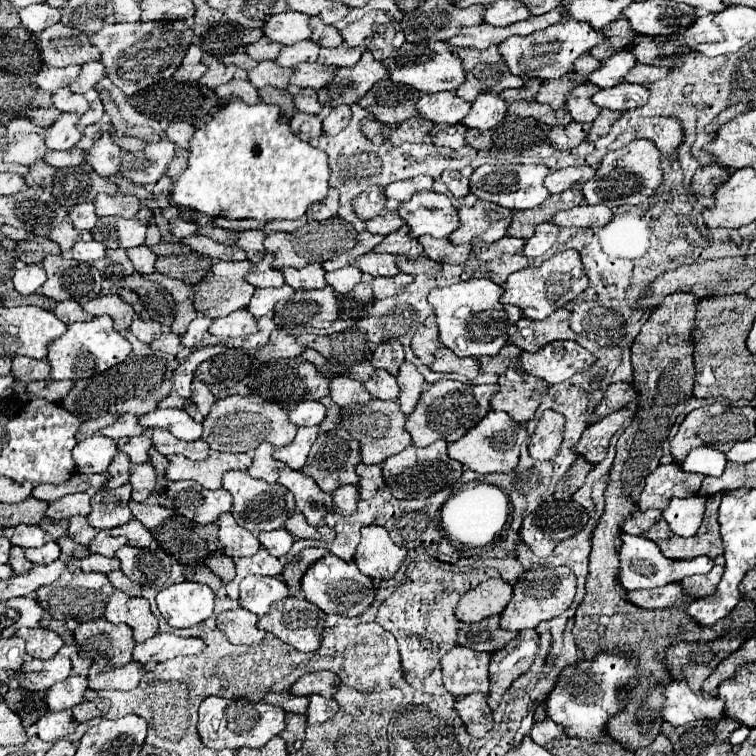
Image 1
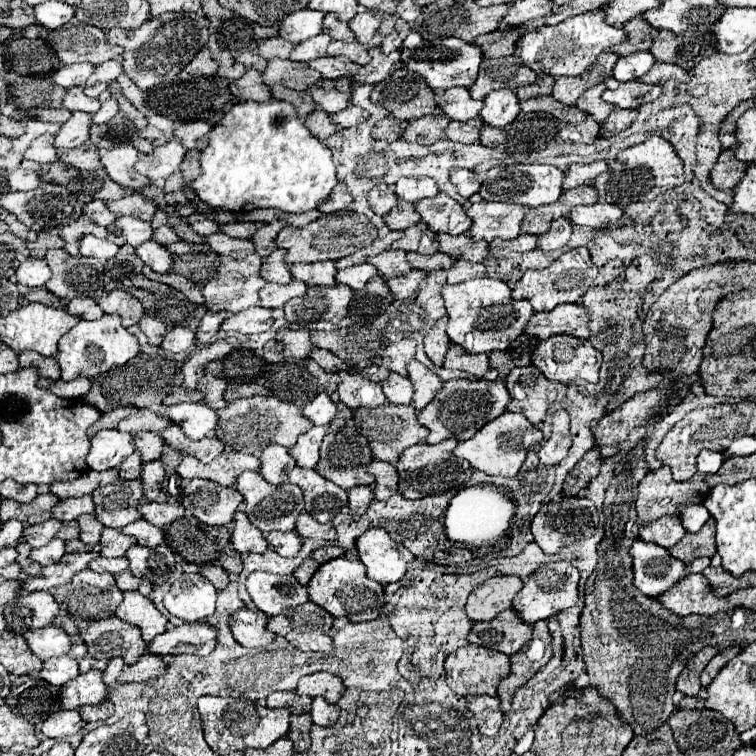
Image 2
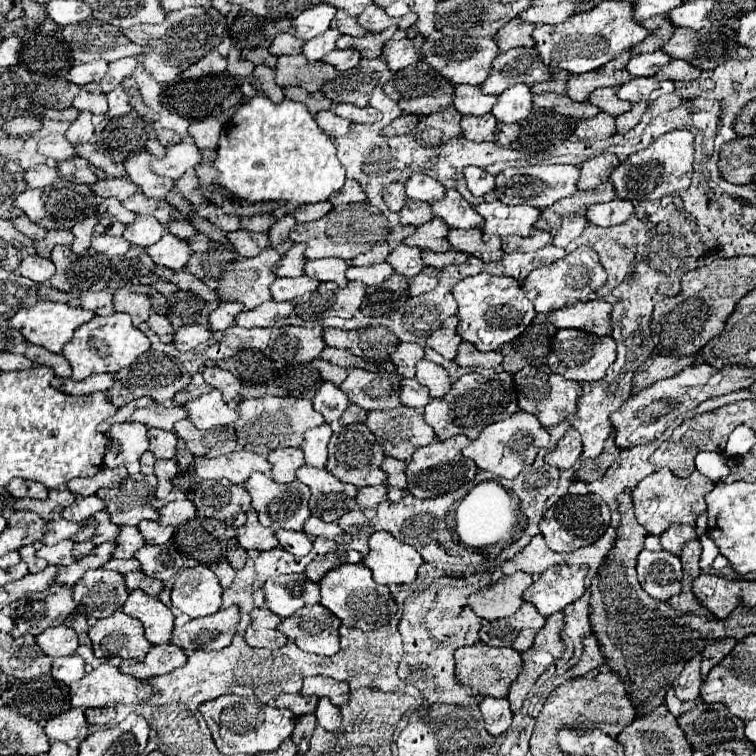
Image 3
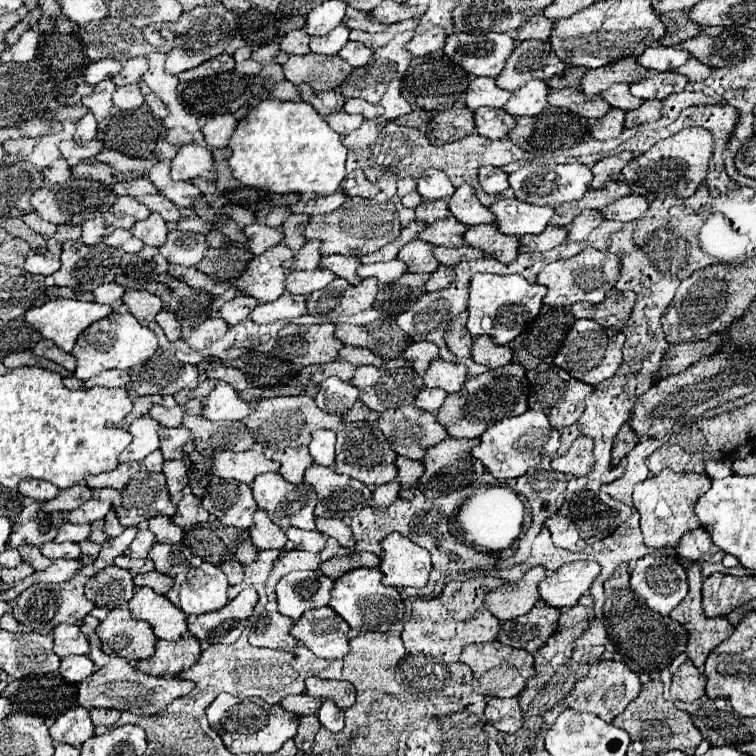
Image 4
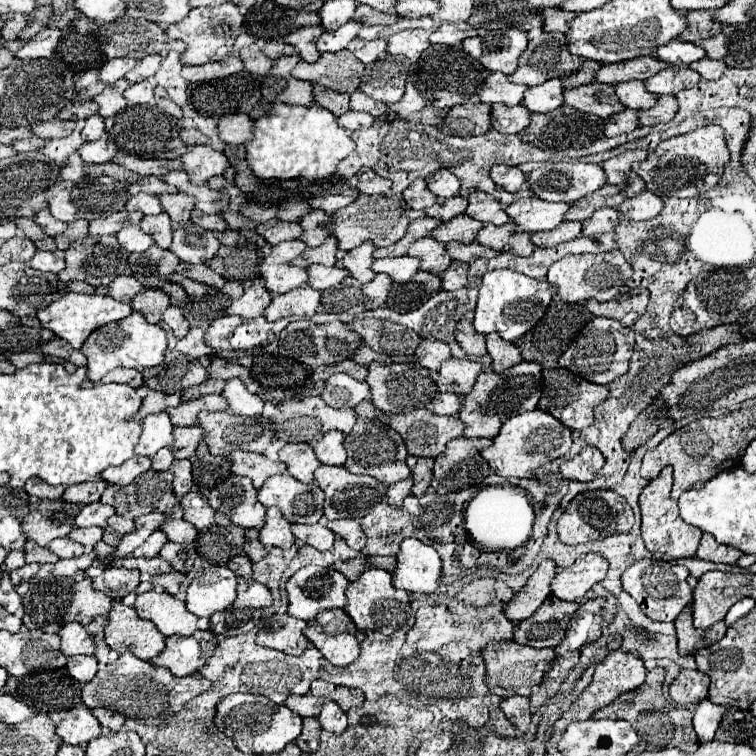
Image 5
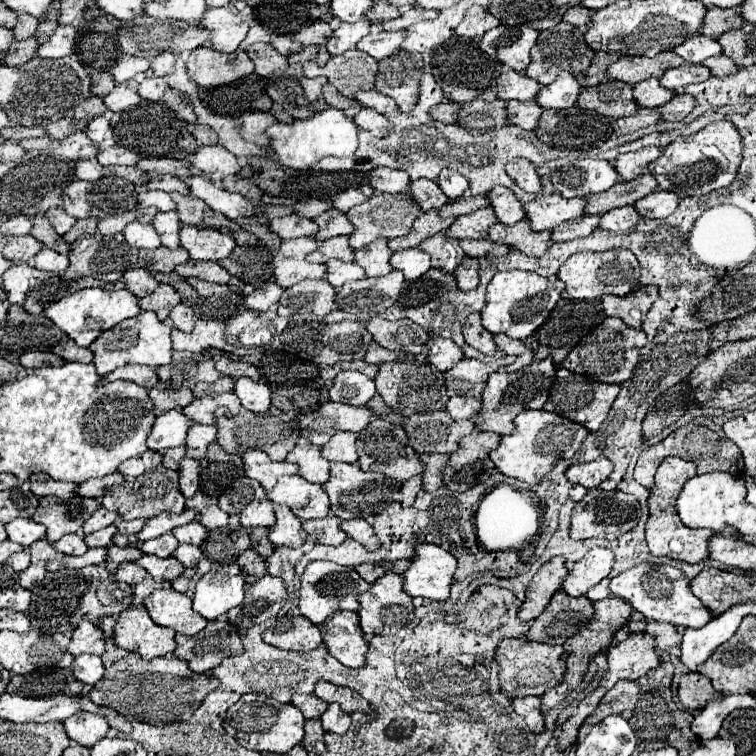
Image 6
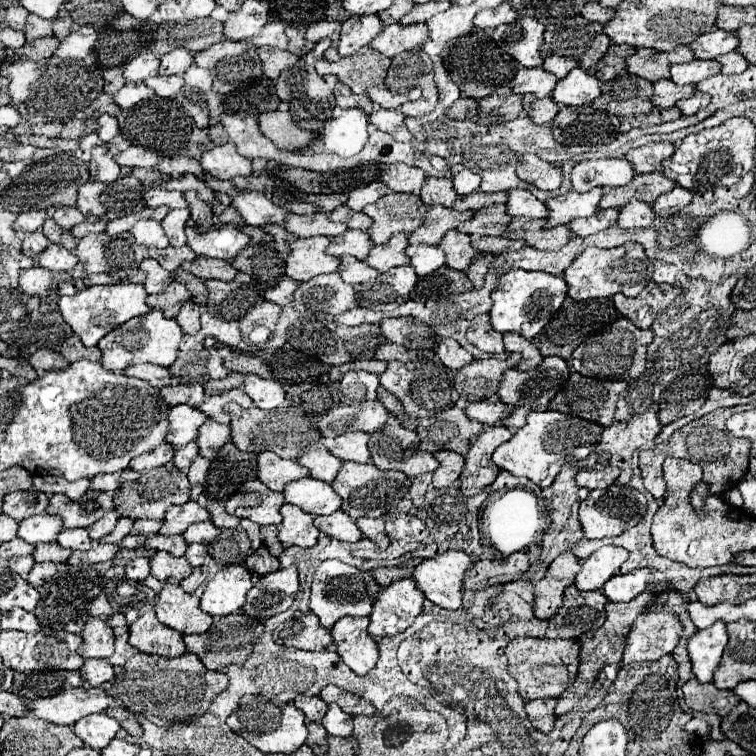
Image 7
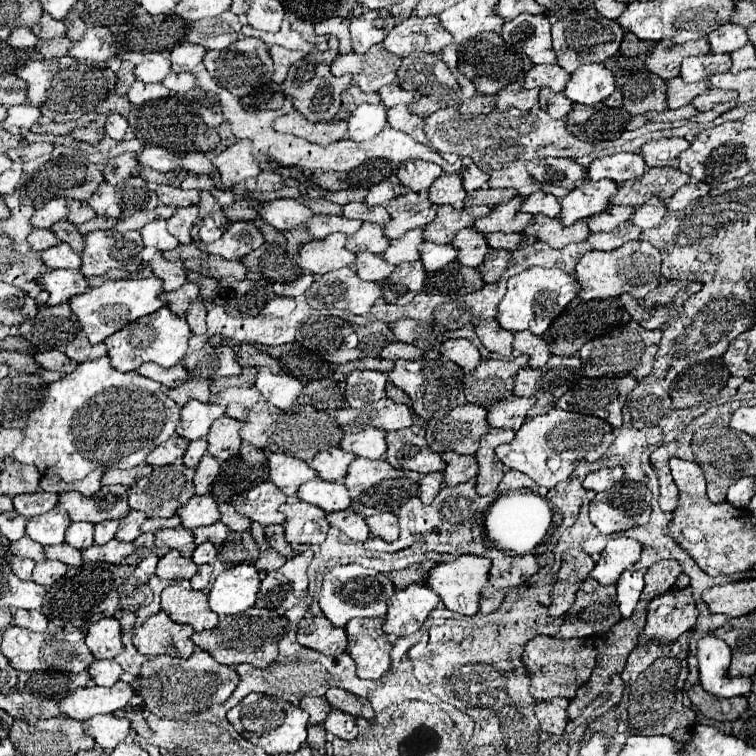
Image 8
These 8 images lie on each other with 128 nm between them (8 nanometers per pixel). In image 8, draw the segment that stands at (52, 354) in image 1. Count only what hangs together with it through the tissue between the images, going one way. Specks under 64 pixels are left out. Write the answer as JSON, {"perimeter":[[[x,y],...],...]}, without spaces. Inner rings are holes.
{"perimeter":[[[162,306],[154,314],[144,316],[138,322],[130,322],[122,330],[106,338],[104,344],[108,346],[108,356],[112,366],[120,372],[130,372],[130,370],[138,370],[138,366],[142,366],[144,362],[156,362],[162,368],[176,366],[186,356],[190,336],[192,332],[190,326],[186,324],[186,318],[174,316],[174,312],[168,310],[168,306]]]}

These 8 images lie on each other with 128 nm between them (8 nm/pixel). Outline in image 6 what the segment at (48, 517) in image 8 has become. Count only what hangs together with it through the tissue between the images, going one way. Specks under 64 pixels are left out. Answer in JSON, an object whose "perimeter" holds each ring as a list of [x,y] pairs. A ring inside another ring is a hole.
{"perimeter":[[[16,518],[8,522],[6,532],[12,542],[22,544],[24,548],[46,536],[46,528],[40,526],[40,522],[34,522],[32,518]]]}

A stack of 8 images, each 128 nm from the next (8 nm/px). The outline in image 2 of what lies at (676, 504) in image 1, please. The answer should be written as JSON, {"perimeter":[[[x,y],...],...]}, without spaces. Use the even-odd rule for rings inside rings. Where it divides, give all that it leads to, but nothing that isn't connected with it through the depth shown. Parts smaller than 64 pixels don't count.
{"perimeter":[[[690,504],[690,506],[680,506],[680,522],[688,532],[698,532],[706,522],[710,514],[702,504]]]}

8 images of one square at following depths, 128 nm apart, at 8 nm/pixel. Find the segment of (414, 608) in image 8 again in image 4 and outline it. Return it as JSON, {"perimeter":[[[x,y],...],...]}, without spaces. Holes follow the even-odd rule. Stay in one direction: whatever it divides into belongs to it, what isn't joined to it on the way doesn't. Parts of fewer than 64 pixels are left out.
{"perimeter":[[[358,568],[358,570],[352,570],[352,572],[344,574],[342,578],[334,580],[330,608],[334,608],[354,630],[386,632],[386,630],[390,630],[392,622],[384,622],[386,620],[384,616],[388,616],[388,618],[390,618],[390,614],[398,616],[398,612],[400,612],[404,618],[404,600],[400,596],[400,592],[396,588],[388,588],[382,584],[382,572],[378,568]]]}

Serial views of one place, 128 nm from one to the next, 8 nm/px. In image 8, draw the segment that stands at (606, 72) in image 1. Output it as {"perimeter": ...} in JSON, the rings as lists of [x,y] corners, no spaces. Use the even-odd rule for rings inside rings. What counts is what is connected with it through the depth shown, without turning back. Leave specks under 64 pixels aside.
{"perimeter":[[[726,22],[718,30],[714,30],[710,36],[710,52],[712,54],[730,54],[734,50],[740,50],[748,44],[748,34],[744,26]]]}

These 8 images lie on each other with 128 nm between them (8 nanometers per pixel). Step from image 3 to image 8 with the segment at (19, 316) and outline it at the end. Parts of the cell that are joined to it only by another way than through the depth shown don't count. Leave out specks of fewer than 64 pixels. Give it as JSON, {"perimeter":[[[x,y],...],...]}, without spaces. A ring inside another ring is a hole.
{"perimeter":[[[158,276],[152,278],[128,278],[128,280],[108,280],[98,288],[90,288],[84,294],[70,298],[70,308],[78,316],[82,330],[86,332],[90,344],[104,342],[110,334],[122,330],[128,322],[134,322],[142,316],[148,316],[164,306],[160,294],[164,292],[162,280]]]}

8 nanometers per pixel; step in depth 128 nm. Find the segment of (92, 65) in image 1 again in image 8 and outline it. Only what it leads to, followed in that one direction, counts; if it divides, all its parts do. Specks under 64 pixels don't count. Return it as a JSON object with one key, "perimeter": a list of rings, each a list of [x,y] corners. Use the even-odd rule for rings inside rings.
{"perimeter":[[[182,44],[172,50],[172,70],[174,72],[194,72],[202,66],[206,48],[198,44]]]}

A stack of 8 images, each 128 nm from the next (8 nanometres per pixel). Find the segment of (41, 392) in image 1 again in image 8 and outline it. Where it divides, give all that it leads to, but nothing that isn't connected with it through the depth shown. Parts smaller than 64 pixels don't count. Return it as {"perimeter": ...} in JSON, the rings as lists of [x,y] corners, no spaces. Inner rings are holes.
{"perimeter":[[[144,364],[138,368],[142,376],[148,376],[156,382],[162,382],[166,388],[176,388],[182,386],[188,380],[188,370],[184,364],[176,364],[174,368],[160,368],[158,364]]]}

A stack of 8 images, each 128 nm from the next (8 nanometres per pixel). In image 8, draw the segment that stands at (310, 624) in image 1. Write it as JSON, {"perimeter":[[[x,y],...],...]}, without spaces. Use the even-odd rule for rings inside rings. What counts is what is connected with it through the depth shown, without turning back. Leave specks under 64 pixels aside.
{"perimeter":[[[352,618],[346,624],[346,632],[348,632],[348,654],[356,660],[358,664],[358,676],[360,678],[368,678],[368,680],[380,680],[384,678],[390,668],[392,668],[392,660],[390,660],[390,652],[392,652],[392,642],[386,638],[384,630],[382,630],[382,622],[384,618]]]}

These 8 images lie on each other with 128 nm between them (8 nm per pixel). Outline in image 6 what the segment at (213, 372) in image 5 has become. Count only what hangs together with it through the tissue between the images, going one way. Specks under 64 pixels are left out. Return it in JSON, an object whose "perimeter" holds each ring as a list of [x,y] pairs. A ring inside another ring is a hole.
{"perimeter":[[[222,354],[218,360],[216,360],[216,370],[222,372],[224,376],[234,376],[234,378],[240,378],[240,376],[250,376],[252,380],[260,380],[260,372],[254,364],[248,364],[248,362],[238,362],[238,360],[232,360],[228,358],[228,354]]]}

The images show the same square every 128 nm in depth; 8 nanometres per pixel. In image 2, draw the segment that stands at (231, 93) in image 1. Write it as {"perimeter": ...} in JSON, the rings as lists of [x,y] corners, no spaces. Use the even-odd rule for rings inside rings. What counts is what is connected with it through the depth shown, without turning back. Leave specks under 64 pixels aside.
{"perimeter":[[[248,70],[240,80],[234,80],[230,84],[230,92],[238,100],[254,100],[254,102],[268,102],[272,100],[270,88],[262,82],[262,72]]]}

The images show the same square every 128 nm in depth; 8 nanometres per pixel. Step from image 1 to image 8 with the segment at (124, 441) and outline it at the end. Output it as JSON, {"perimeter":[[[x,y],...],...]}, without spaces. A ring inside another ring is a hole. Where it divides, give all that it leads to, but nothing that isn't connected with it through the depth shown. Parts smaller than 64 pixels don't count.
{"perimeter":[[[222,416],[218,418],[210,432],[206,434],[208,440],[208,452],[218,458],[218,460],[230,460],[238,454],[240,446],[242,446],[242,438],[240,438],[240,428],[246,422],[230,418],[230,416]]]}

